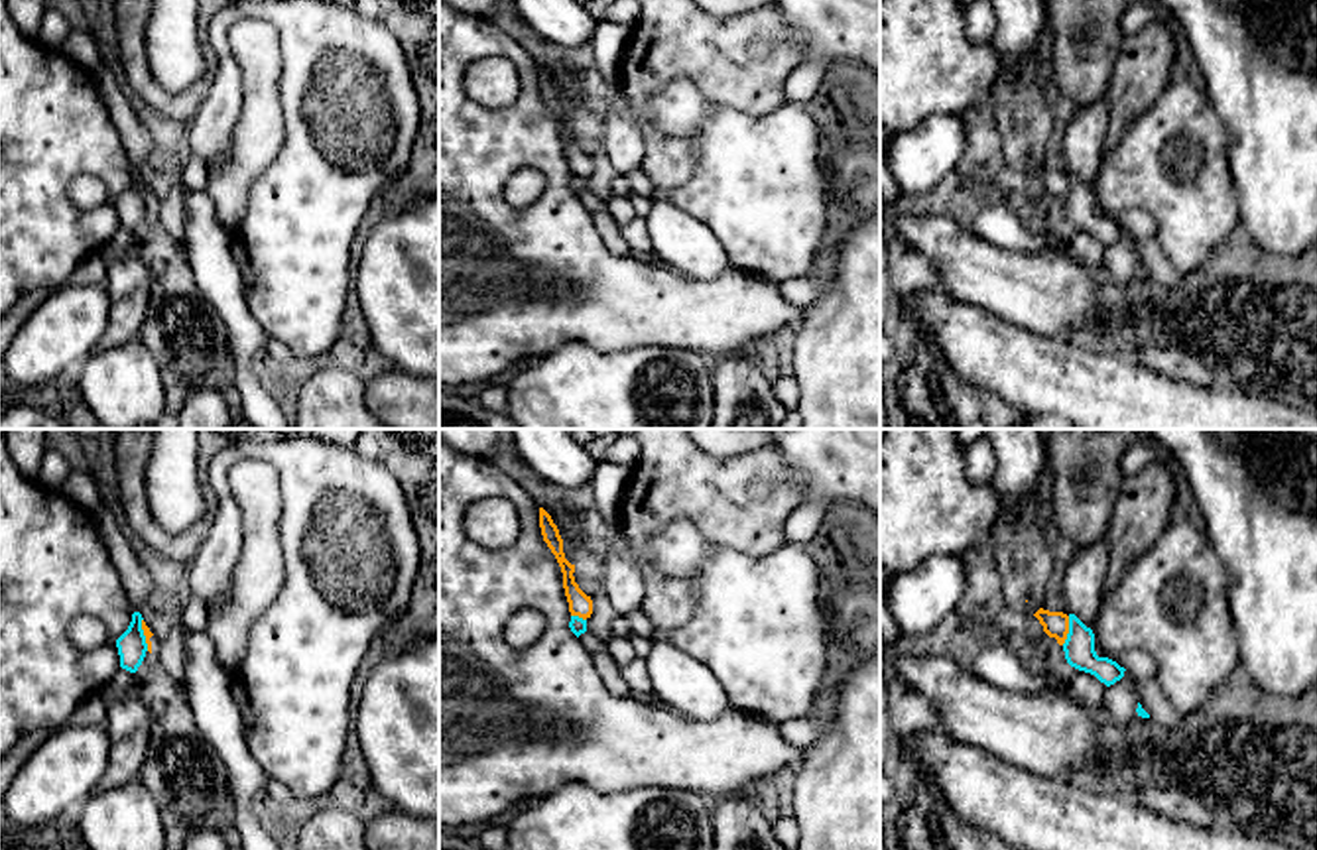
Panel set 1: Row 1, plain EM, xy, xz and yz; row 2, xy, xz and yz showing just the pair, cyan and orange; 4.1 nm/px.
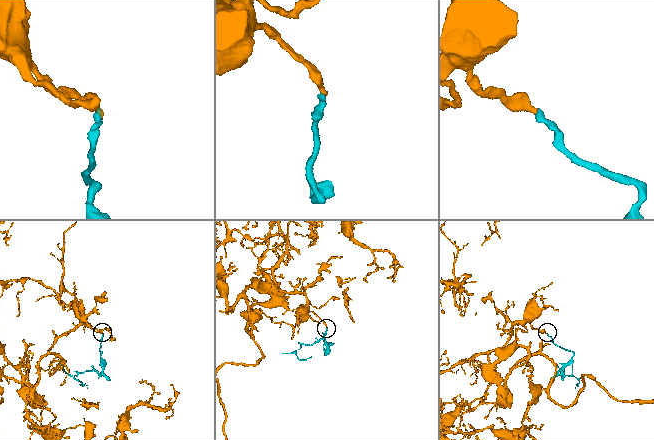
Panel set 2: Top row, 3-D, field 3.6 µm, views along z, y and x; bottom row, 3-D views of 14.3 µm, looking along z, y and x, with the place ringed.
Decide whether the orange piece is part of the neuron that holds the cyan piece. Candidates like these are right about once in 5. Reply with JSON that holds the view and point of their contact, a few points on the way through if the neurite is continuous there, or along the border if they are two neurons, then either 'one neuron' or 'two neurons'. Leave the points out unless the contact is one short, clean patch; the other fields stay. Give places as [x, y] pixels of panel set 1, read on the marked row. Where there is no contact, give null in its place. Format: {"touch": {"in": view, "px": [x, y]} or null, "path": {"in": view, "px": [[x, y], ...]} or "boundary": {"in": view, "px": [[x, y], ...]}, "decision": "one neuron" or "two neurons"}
{"touch": {"in": "yz", "px": [1069, 630]}, "boundary": {"in": "yz", "px": [[1069, 616], [1069, 632], [1062, 644]]}, "decision": "two neurons"}

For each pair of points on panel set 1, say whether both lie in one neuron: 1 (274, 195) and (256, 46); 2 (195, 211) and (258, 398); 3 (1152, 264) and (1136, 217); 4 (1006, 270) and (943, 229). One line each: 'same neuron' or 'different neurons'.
1: different neurons
2: same neuron
3: same neuron
4: same neuron

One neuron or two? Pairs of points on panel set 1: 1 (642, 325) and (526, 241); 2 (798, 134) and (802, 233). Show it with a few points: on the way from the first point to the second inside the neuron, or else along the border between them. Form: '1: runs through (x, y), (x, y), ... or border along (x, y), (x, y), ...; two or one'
1: runs through (613, 302), (595, 298), (556, 262); one
2: runs through (798, 158), (798, 209); one

